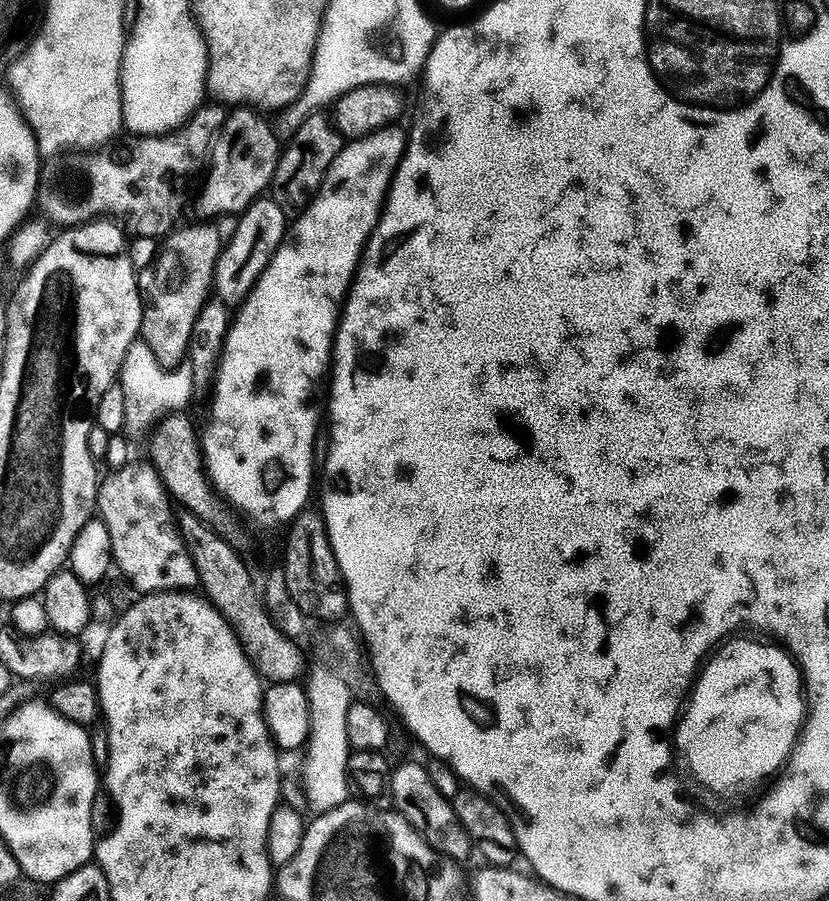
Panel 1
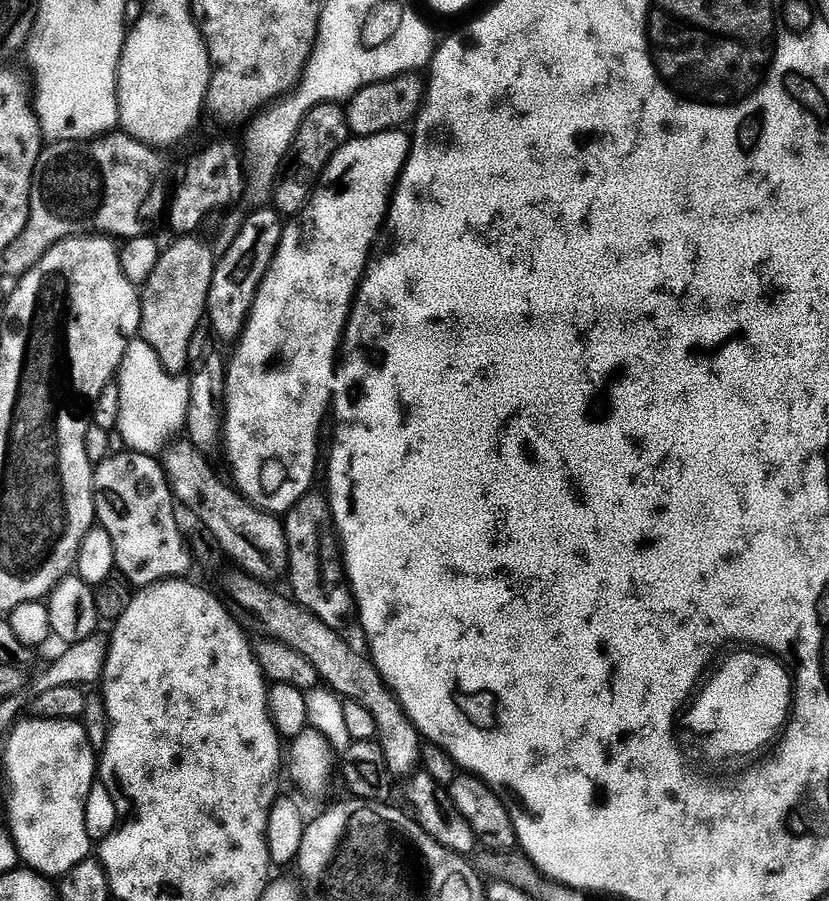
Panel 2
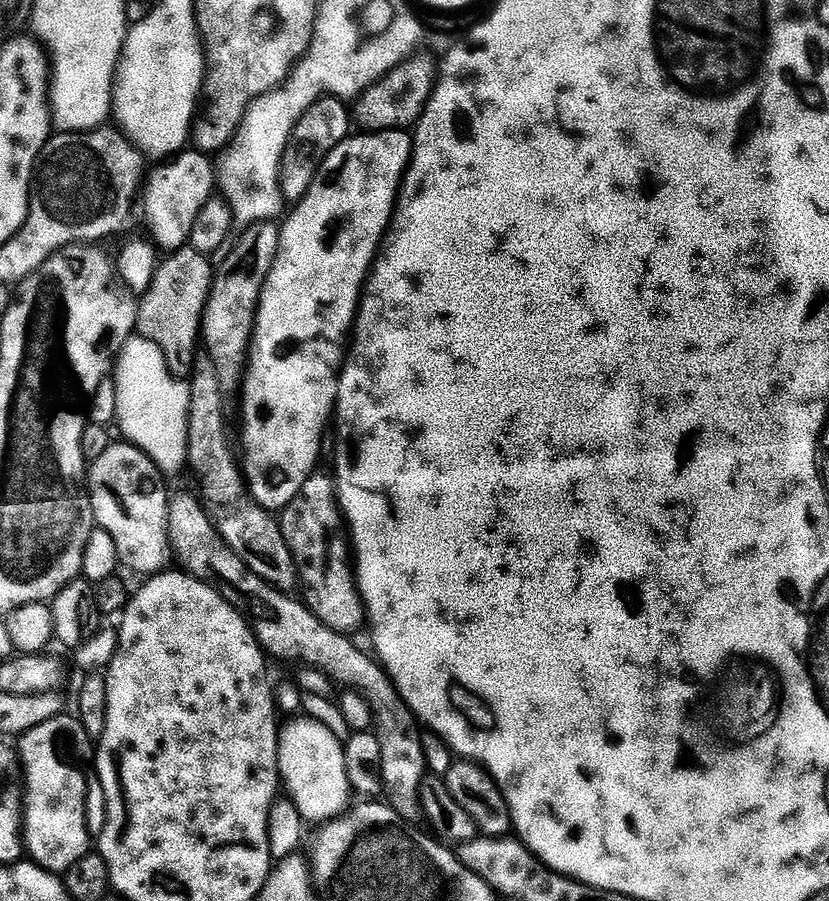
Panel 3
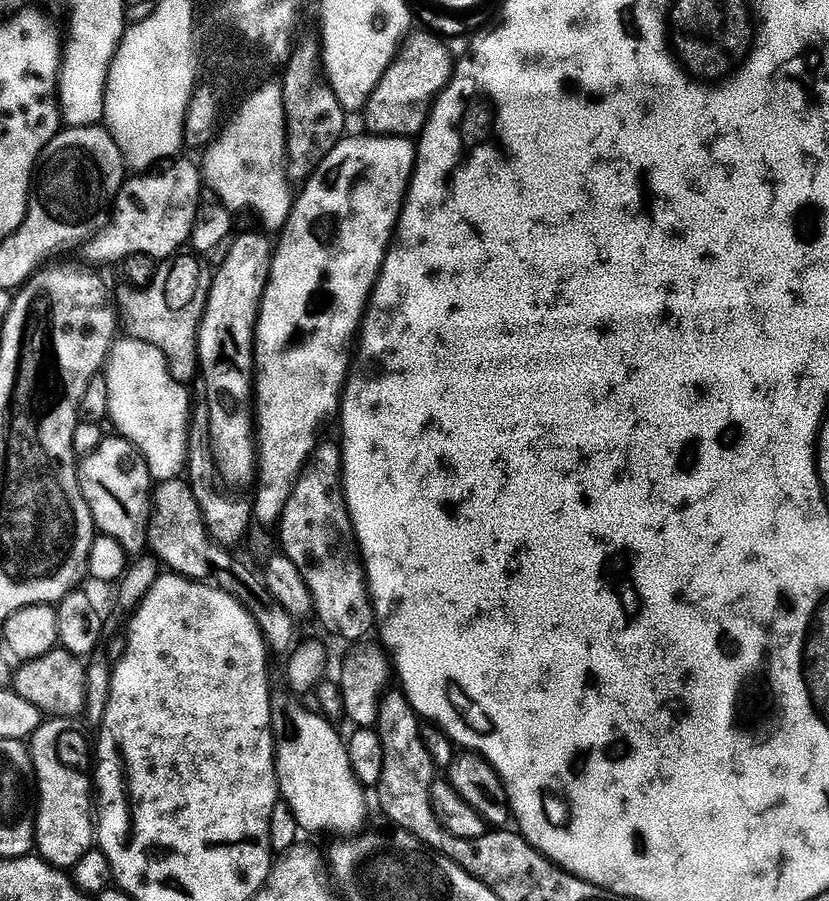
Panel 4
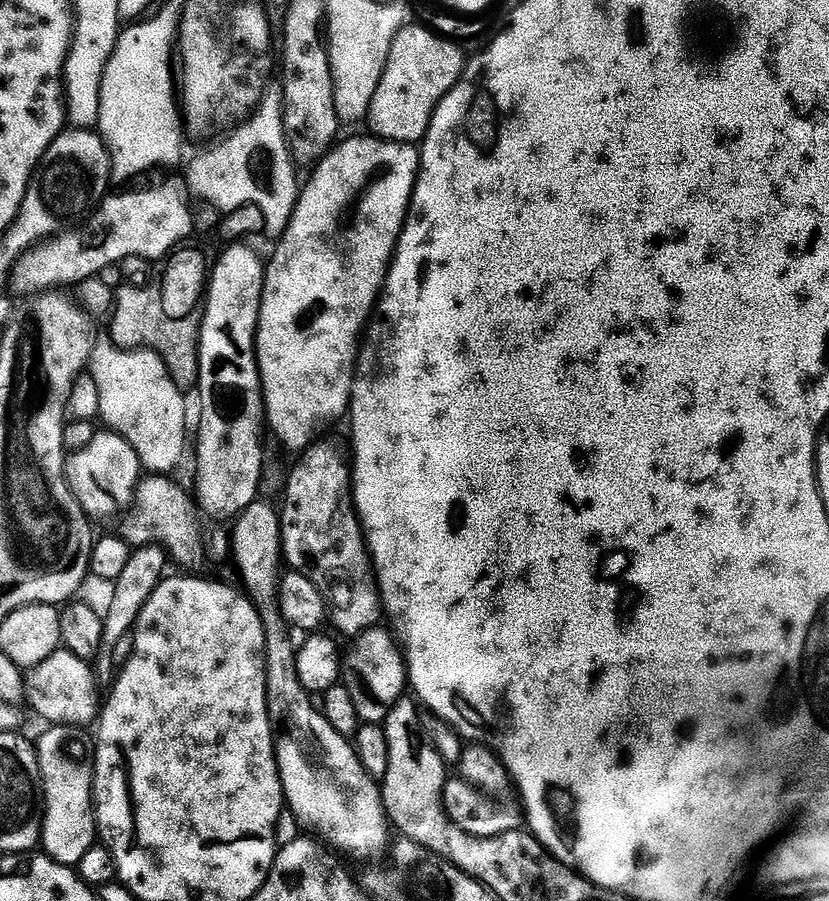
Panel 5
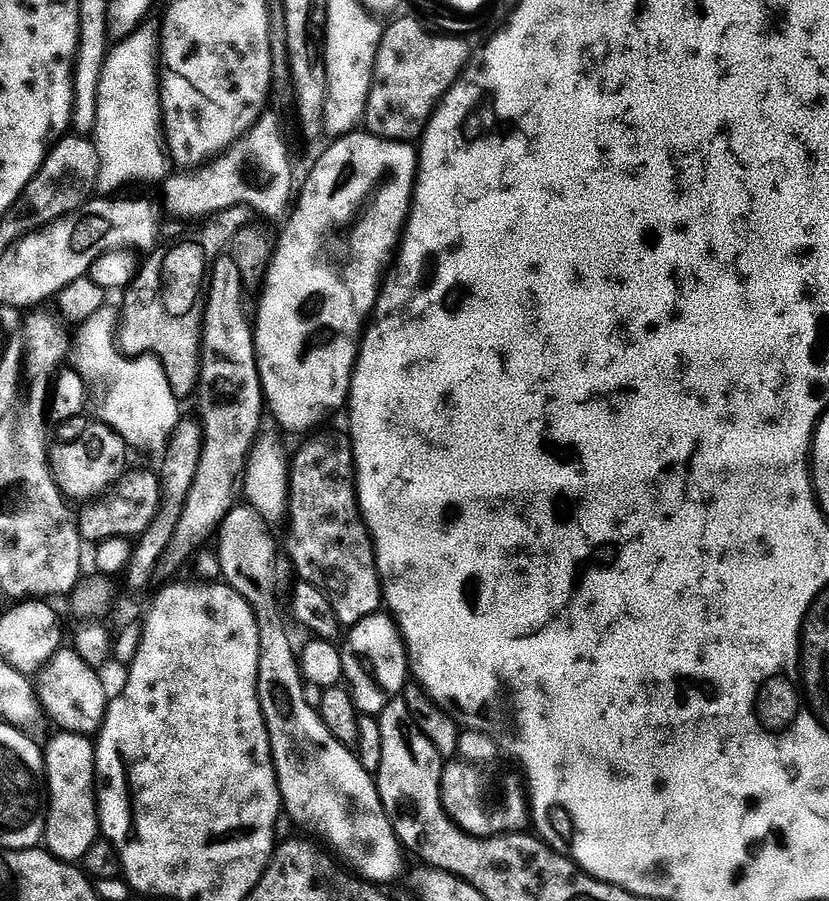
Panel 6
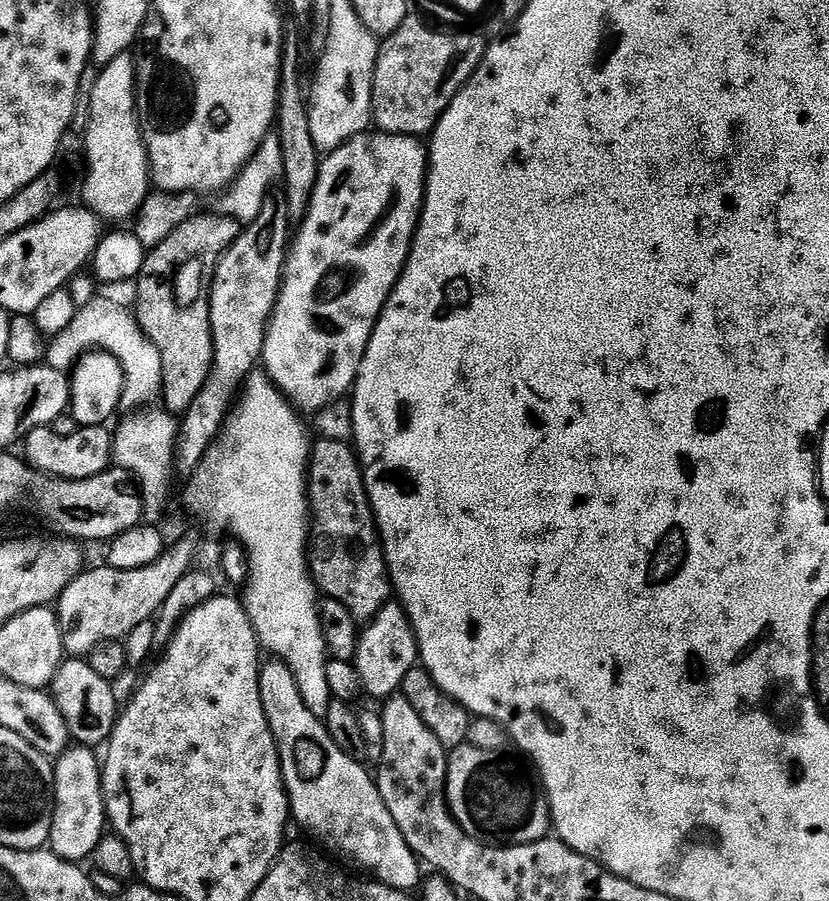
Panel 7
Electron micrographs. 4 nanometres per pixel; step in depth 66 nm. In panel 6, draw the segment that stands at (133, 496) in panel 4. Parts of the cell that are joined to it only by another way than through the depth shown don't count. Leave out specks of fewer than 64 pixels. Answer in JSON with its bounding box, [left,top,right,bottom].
[48,422,130,501]

